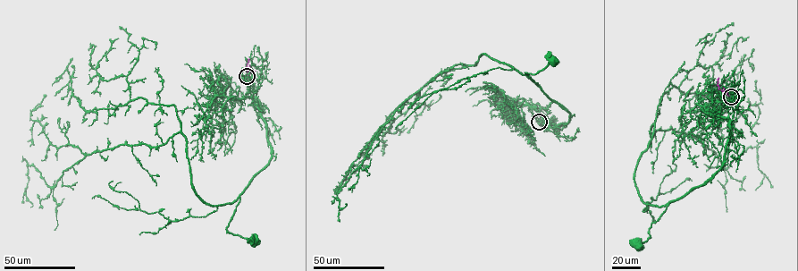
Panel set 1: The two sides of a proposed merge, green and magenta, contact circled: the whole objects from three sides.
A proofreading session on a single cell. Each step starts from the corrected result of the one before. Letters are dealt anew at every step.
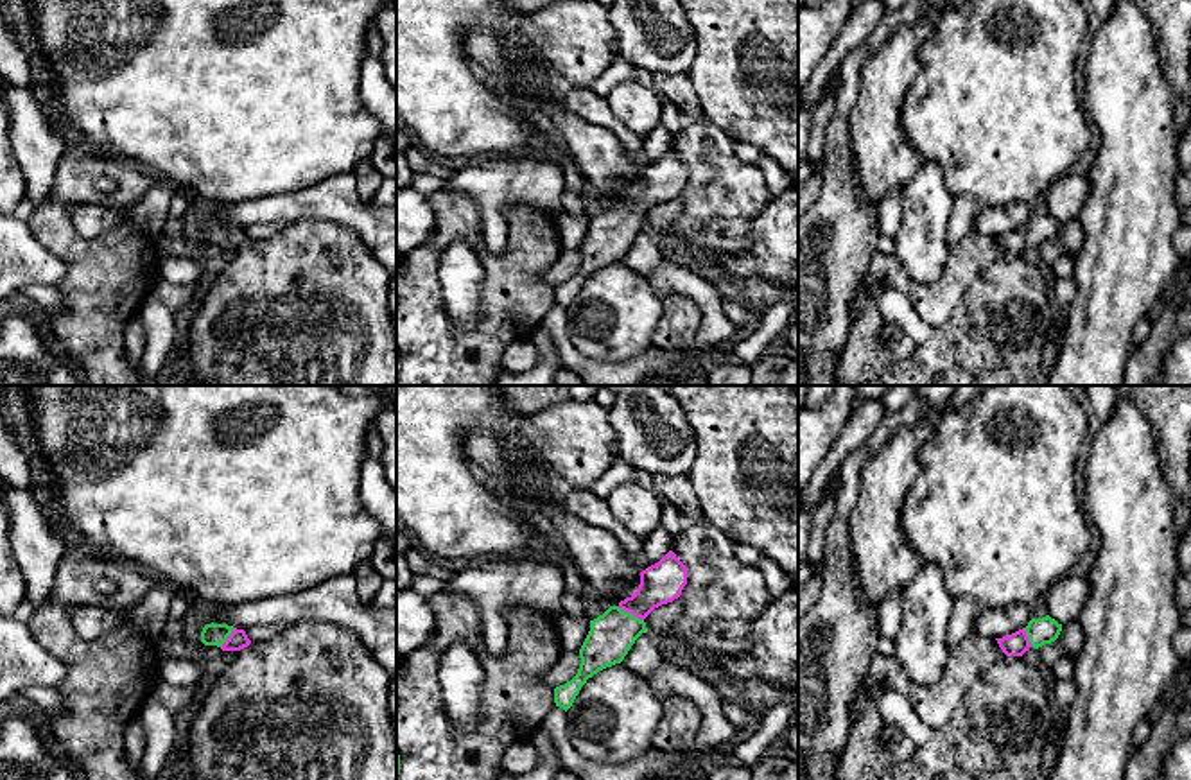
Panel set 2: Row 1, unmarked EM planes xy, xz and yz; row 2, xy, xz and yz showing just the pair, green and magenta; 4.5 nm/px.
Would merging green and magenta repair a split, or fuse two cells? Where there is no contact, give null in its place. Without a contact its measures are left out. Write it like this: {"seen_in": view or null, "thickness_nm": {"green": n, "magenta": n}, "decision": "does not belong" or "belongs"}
{"seen_in": "xz", "thickness_nm": {"green": 200, "magenta": 190}, "decision": "belongs"}

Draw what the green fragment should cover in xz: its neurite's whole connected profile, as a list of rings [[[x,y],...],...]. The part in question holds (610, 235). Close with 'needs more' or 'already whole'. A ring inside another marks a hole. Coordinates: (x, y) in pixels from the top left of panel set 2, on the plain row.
[[[669,149],[658,161],[640,170],[640,183],[631,195],[610,204],[590,219],[590,230],[579,247],[578,273],[554,287],[554,301],[565,310],[588,276],[621,262],[635,238],[646,231],[644,217],[658,204],[673,201],[687,183],[687,167]]]; needs more

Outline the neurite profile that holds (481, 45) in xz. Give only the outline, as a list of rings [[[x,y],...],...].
[[[474,29],[465,38],[465,52],[477,63],[479,68],[490,72],[502,81],[513,84],[515,79],[508,72],[508,61],[513,57],[506,54],[497,38],[488,29]]]

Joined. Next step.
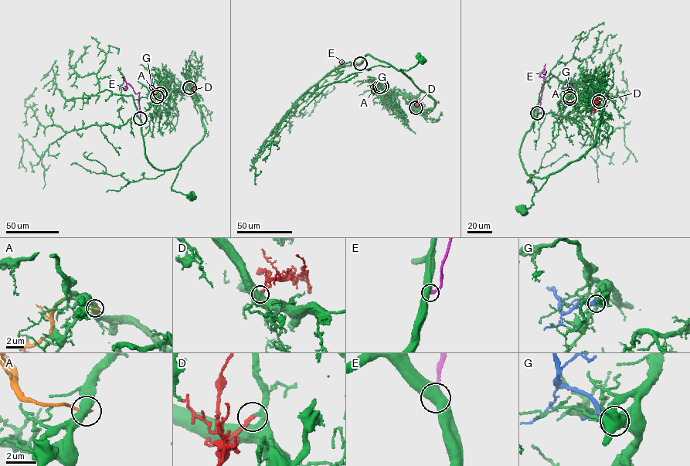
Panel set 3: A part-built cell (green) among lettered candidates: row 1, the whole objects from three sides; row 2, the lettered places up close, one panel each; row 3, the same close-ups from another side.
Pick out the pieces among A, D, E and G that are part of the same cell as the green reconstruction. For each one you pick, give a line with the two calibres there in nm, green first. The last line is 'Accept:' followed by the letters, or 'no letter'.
D: Thickness 220 nm (green) against 280 nm
Accept: D

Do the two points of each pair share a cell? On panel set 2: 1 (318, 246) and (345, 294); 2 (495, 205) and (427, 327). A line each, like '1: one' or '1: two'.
1: one
2: two

